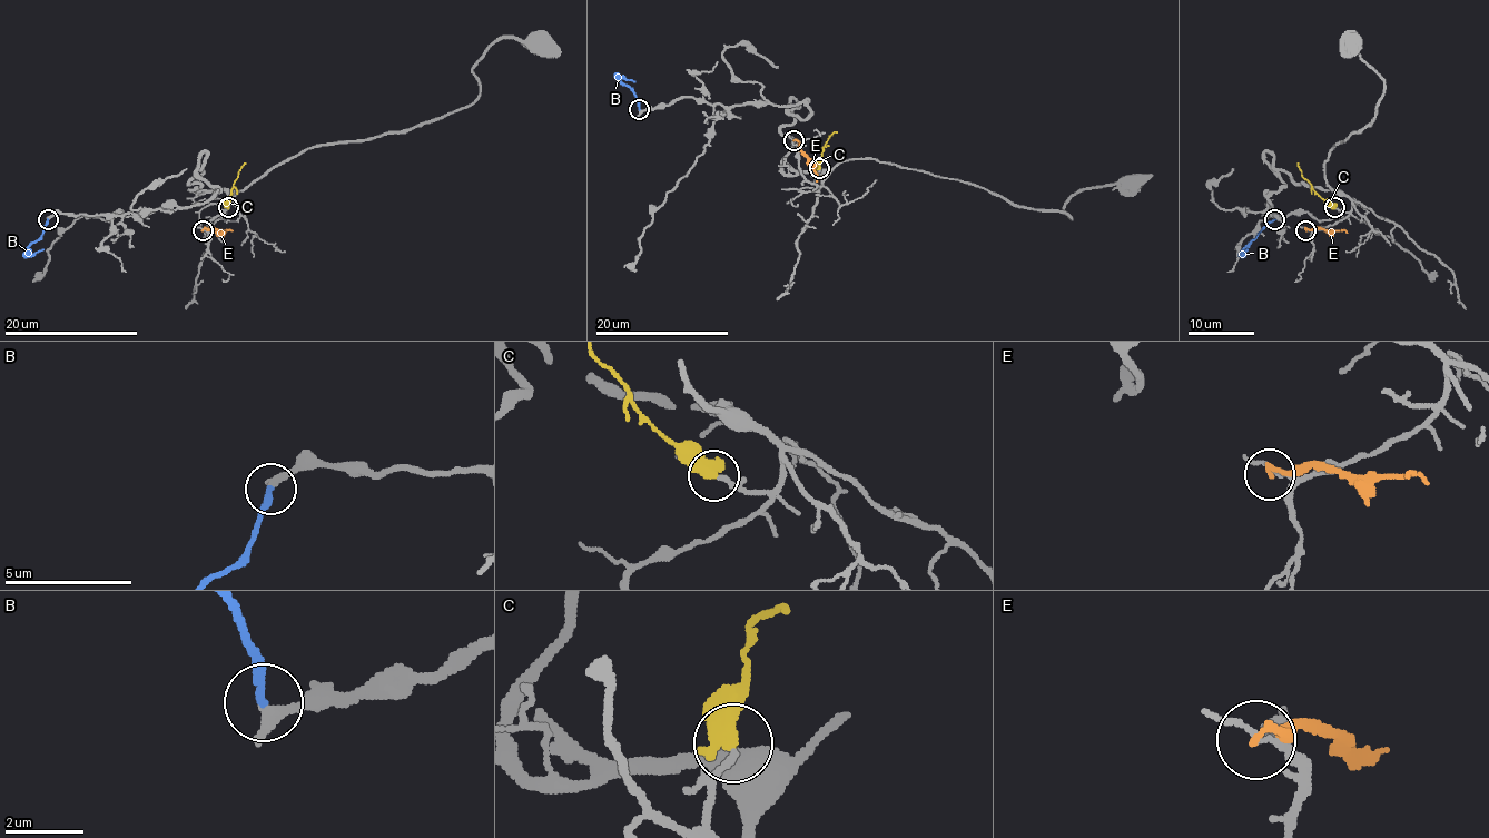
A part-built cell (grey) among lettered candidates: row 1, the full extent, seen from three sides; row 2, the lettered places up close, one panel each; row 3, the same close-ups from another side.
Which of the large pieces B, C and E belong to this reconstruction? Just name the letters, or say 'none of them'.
B

